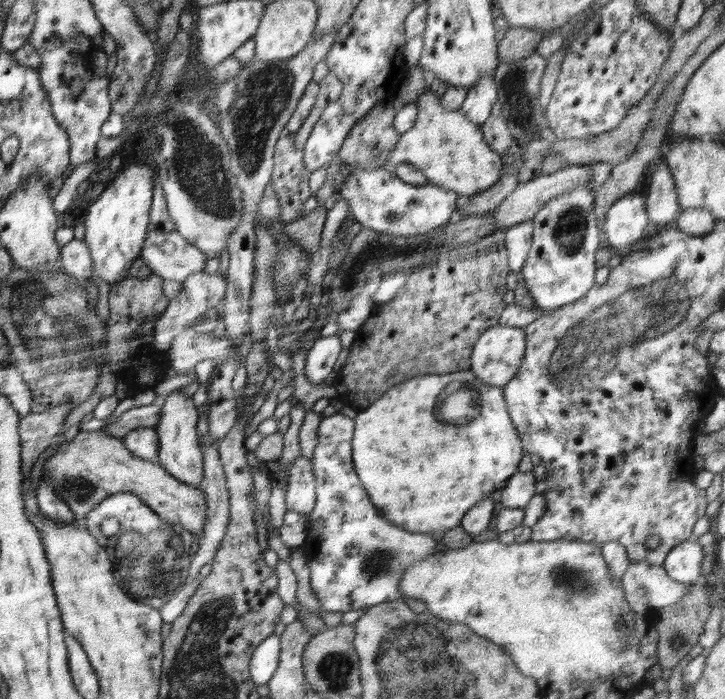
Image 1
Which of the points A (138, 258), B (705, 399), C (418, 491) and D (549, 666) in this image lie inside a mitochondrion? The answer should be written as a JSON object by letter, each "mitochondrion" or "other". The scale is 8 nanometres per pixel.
{"A":"other","B":"other","C":"other","D":"other"}

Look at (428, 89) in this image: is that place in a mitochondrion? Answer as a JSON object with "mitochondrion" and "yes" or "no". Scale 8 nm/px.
{"mitochondrion":"no"}

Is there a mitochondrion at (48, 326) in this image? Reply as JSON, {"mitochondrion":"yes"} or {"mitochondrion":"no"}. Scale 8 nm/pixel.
{"mitochondrion":"yes"}

